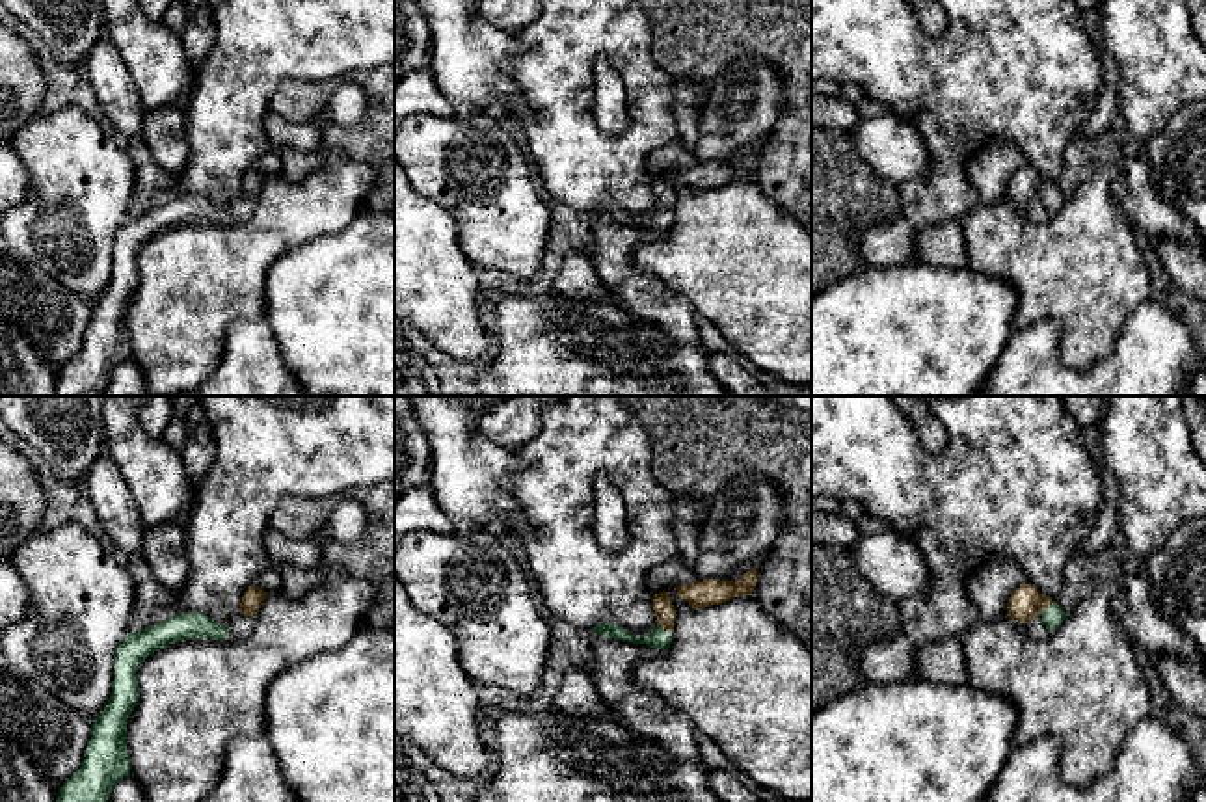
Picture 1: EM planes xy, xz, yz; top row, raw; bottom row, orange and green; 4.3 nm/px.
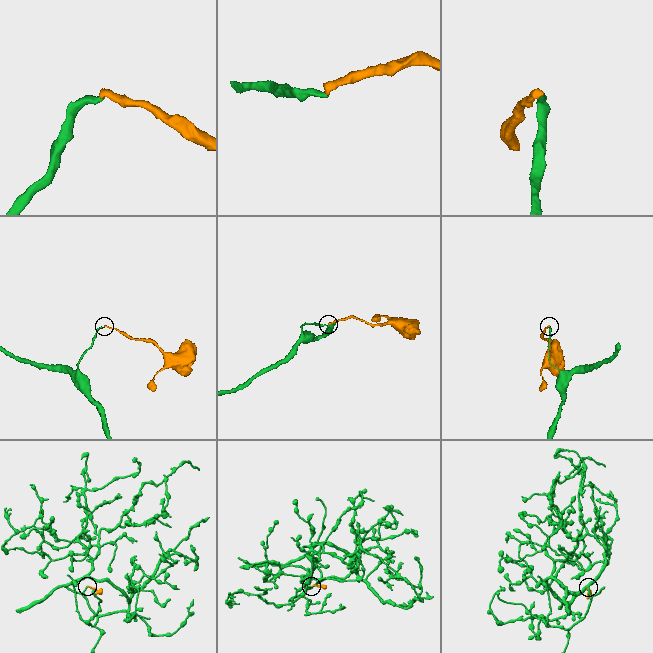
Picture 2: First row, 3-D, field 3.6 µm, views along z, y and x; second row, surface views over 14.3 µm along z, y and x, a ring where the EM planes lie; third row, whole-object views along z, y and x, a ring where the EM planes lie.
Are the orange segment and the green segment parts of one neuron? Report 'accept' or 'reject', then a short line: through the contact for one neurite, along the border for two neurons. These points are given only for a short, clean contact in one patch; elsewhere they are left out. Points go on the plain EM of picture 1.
accept; line yz (1026, 185), (1046, 190), (1052, 200)

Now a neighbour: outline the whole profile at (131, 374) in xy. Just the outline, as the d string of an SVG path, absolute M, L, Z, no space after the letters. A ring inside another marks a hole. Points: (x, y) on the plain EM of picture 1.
M127 359L115 367L102 396L154 396L147 393L147 381L141 368Z

